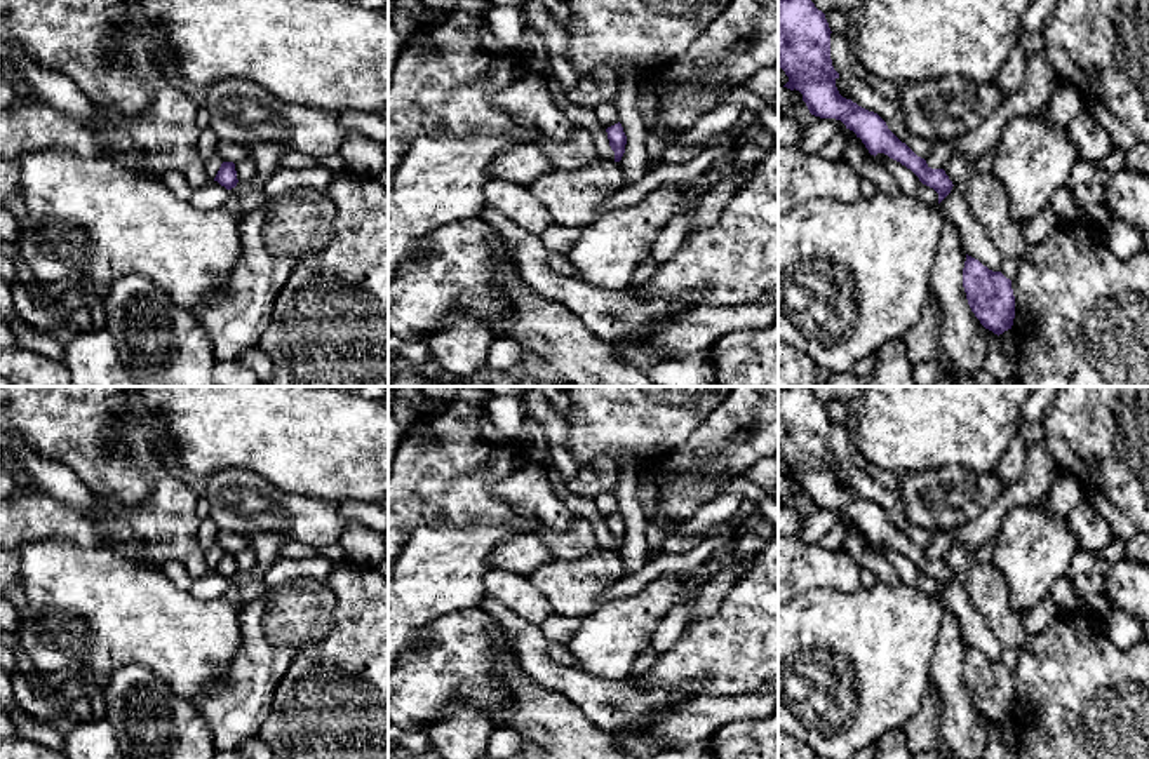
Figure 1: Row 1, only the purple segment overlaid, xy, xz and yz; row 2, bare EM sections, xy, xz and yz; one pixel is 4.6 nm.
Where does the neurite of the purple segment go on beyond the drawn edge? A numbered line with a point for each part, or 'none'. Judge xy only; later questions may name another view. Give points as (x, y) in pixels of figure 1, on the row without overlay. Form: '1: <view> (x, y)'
none

